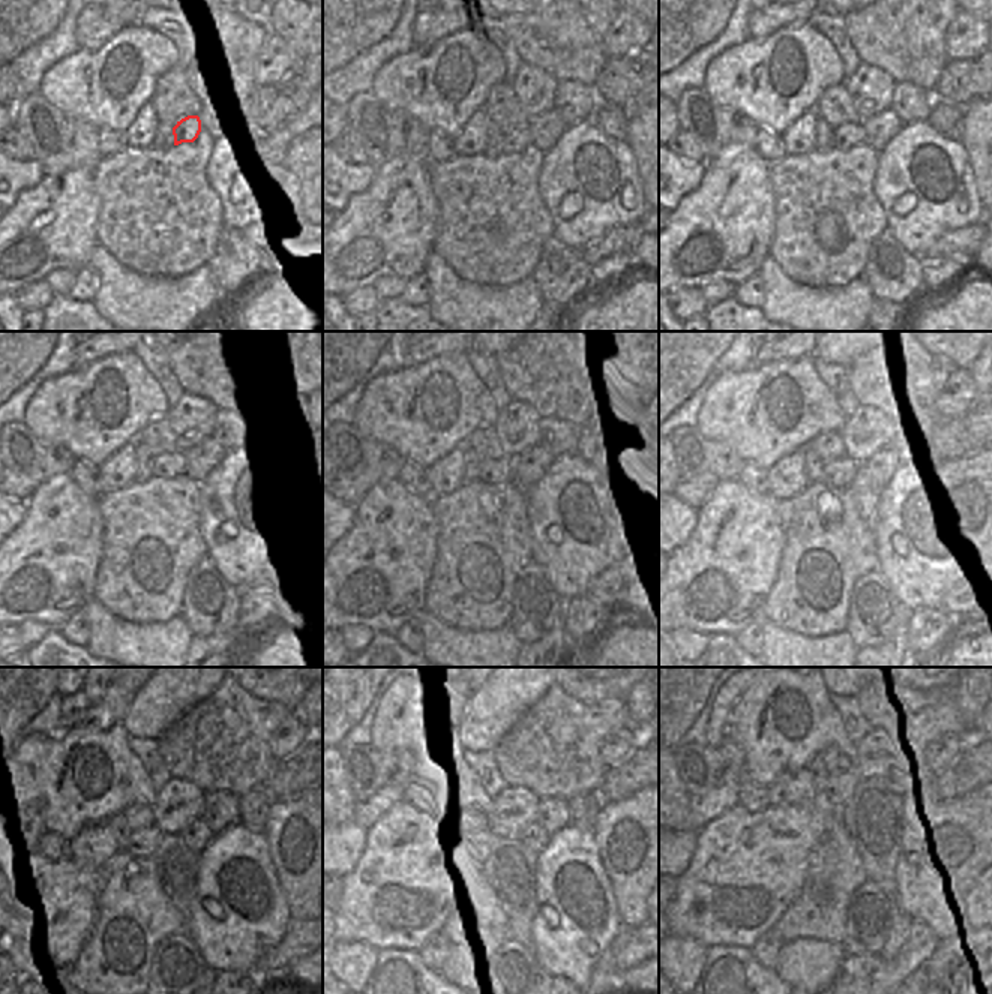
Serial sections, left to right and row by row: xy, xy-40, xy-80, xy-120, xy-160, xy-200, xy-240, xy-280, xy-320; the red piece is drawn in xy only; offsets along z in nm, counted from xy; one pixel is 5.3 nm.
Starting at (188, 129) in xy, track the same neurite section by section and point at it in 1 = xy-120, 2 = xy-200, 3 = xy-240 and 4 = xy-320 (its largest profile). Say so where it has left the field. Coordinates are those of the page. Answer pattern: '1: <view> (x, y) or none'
1: xy-120 (167, 467)
2: xy-200 (839, 473)
3: xy-240 (146, 793)
4: xy-320 (833, 790)

